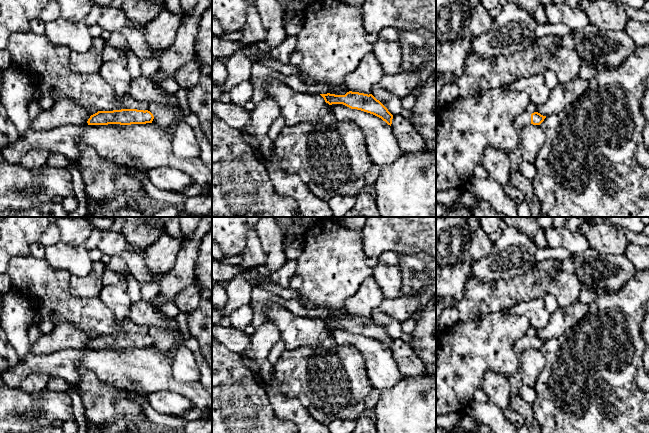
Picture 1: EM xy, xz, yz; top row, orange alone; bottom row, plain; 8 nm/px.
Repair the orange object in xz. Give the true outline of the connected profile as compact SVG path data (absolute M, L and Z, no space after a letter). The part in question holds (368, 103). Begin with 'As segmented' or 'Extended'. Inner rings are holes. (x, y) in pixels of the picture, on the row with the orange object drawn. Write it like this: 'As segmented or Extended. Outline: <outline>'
Extended. Outline: M317 82L315 84L327 84L331 88L339 88L347 92L345 95L335 95L330 93L320 94L329 105L343 104L351 109L357 109L373 114L391 126L393 115L372 94L368 95L359 92L352 92L345 84L340 86L335 86L327 82Z

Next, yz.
Extended. Outline: M527 111L519 114L515 119L515 126L520 129L528 124L540 125L546 116L541 115L538 112L529 113Z

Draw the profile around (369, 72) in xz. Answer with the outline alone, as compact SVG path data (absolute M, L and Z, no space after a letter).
M373 52L366 54L357 68L346 75L344 84L352 92L371 94L372 88L379 84L385 72Z

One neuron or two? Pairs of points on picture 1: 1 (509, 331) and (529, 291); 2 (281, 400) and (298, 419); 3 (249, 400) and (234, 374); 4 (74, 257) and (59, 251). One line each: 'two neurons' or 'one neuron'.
1: two neurons
2: one neuron
3: one neuron
4: one neuron

